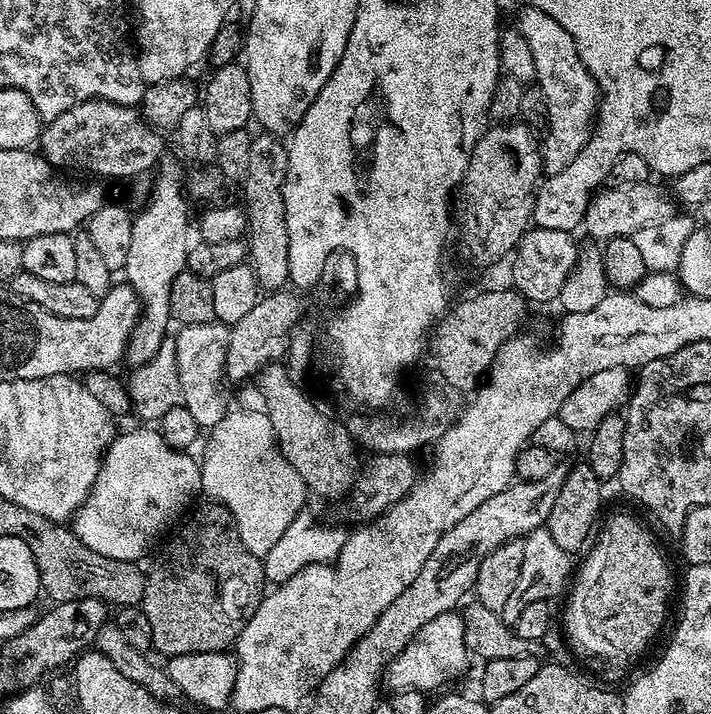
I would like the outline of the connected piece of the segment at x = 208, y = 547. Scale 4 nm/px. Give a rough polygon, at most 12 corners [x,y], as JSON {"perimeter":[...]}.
{"perimeter":[[207,503],[146,572],[164,658],[231,649],[263,559]]}

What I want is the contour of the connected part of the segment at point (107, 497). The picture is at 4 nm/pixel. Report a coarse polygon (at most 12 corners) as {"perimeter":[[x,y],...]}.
{"perimeter":[[152,426],[121,431],[76,511],[106,558],[139,561],[201,491]]}

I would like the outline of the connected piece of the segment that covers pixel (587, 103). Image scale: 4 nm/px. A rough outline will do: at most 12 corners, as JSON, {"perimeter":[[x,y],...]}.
{"perimeter":[[537,8],[518,27],[546,98],[542,172],[592,136],[598,93],[574,38]]}

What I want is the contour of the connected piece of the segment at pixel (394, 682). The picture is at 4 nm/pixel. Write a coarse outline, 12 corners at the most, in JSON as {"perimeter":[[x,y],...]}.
{"perimeter":[[464,617],[426,622],[388,665],[392,690],[431,694],[468,668]]}

